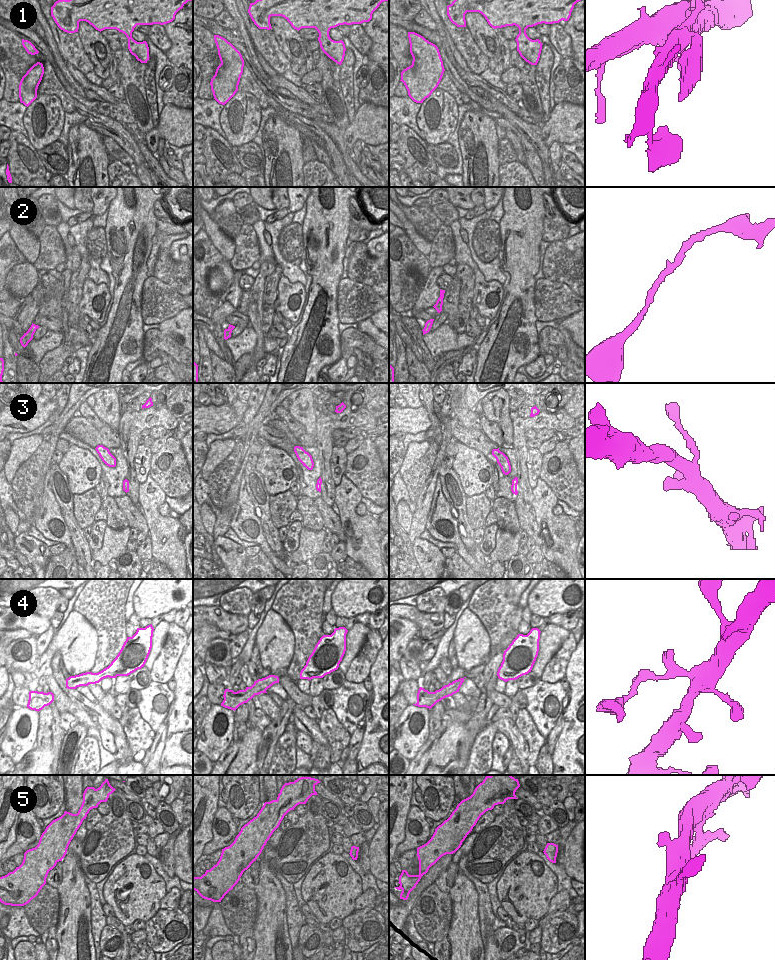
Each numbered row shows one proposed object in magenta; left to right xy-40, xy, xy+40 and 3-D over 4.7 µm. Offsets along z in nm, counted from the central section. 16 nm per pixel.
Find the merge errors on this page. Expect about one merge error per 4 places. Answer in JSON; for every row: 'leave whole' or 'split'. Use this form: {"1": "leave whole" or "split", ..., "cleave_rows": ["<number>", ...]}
{"1": "leave whole", "2": "leave whole", "3": "leave whole", "4": "leave whole", "5": "leave whole", "cleave_rows": []}

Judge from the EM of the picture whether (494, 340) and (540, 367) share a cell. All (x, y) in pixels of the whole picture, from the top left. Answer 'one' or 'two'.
two

